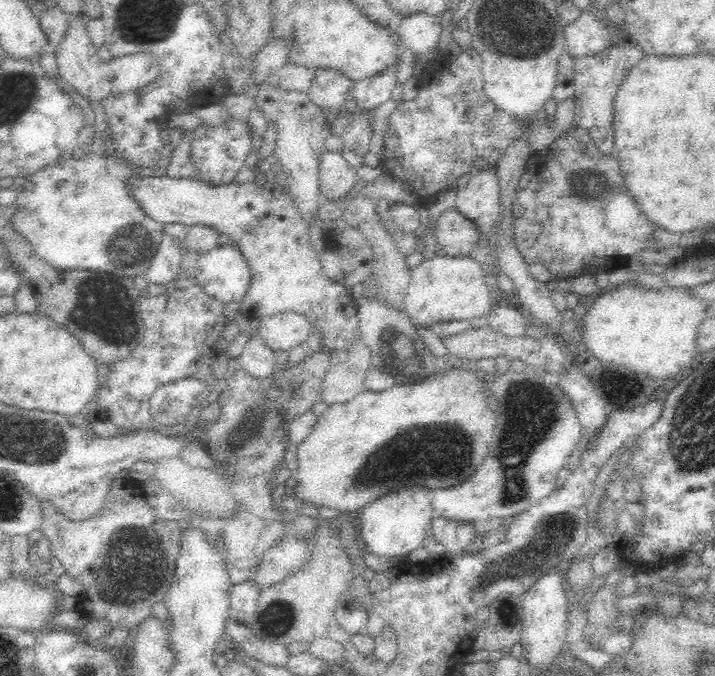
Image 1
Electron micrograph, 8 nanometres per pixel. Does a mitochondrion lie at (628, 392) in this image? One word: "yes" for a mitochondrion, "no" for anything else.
no

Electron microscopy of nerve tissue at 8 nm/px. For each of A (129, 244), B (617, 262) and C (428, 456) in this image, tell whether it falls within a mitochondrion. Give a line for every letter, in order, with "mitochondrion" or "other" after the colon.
A: mitochondrion
B: other
C: mitochondrion

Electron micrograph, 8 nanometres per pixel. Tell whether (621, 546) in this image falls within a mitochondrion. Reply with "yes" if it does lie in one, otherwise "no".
no

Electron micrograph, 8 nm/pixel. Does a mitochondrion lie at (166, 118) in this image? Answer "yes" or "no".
no

